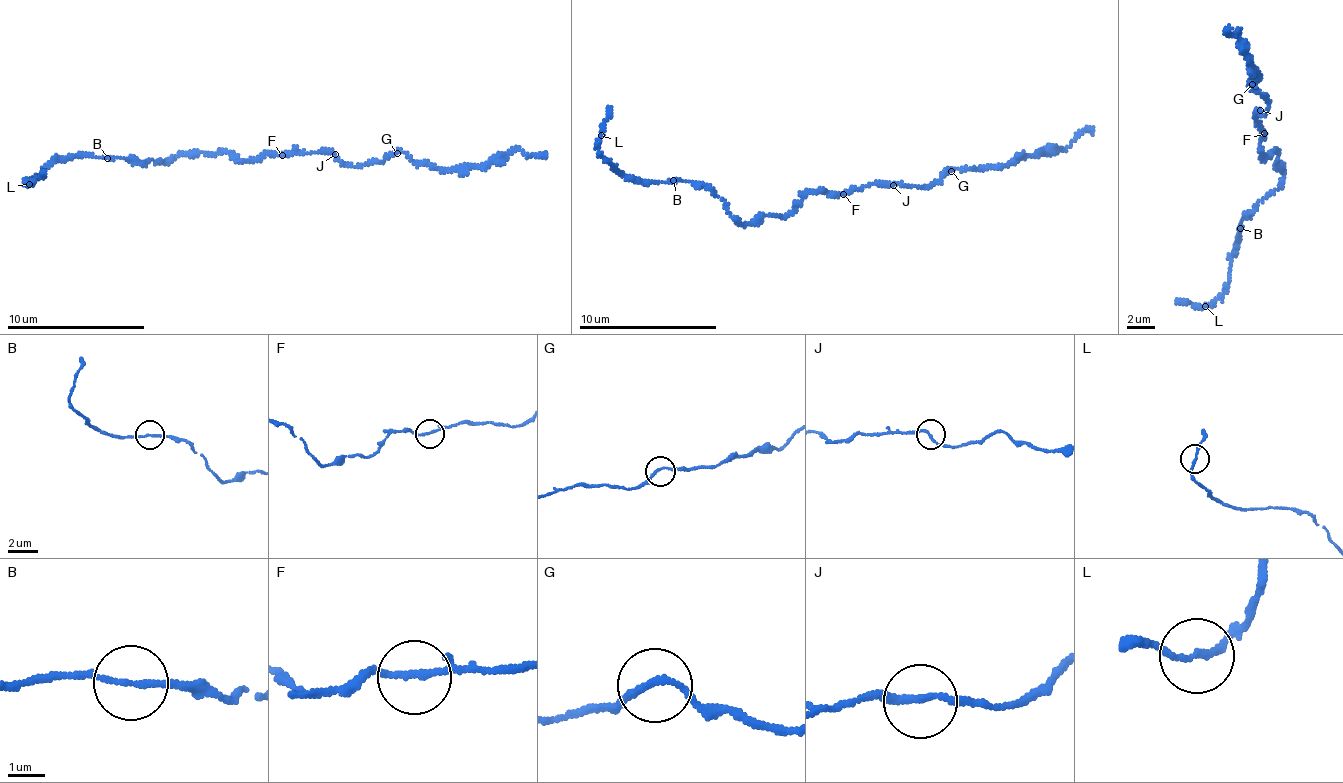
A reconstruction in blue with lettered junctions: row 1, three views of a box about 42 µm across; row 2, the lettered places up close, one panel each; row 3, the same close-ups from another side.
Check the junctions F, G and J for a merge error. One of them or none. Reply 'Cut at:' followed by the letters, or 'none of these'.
Cut at: none of these

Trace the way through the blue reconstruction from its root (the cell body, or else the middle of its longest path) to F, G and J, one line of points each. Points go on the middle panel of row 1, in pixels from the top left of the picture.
F: (816, 193), (842, 193)
G: (816, 193), (849, 193), (872, 183), (931, 186), (951, 171)
J: (816, 193), (849, 193), (872, 183), (893, 185)

